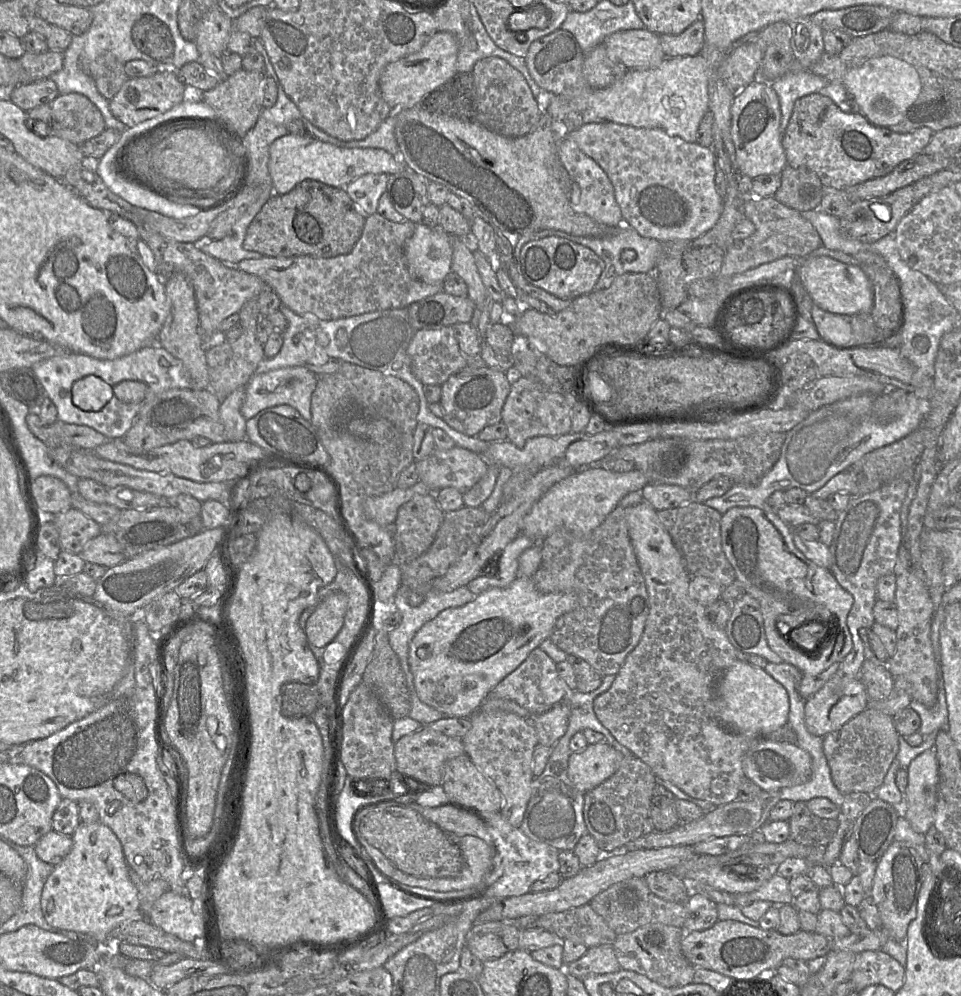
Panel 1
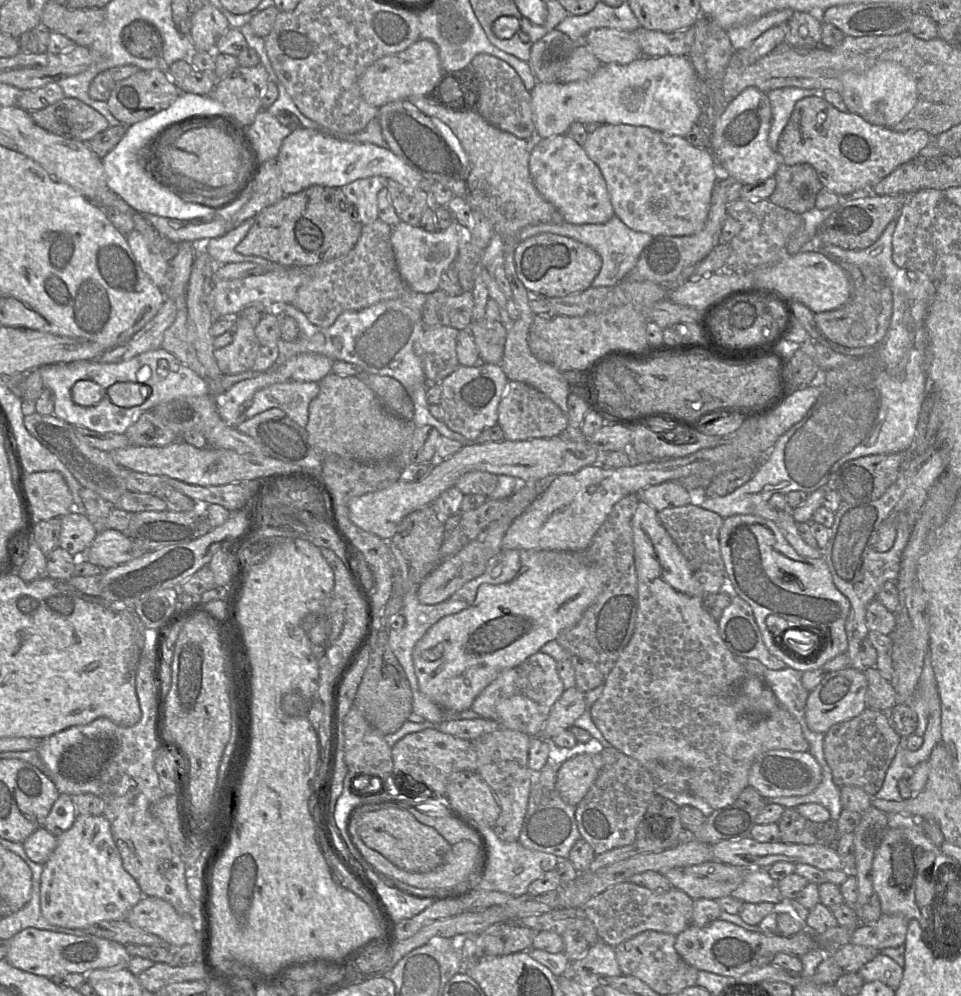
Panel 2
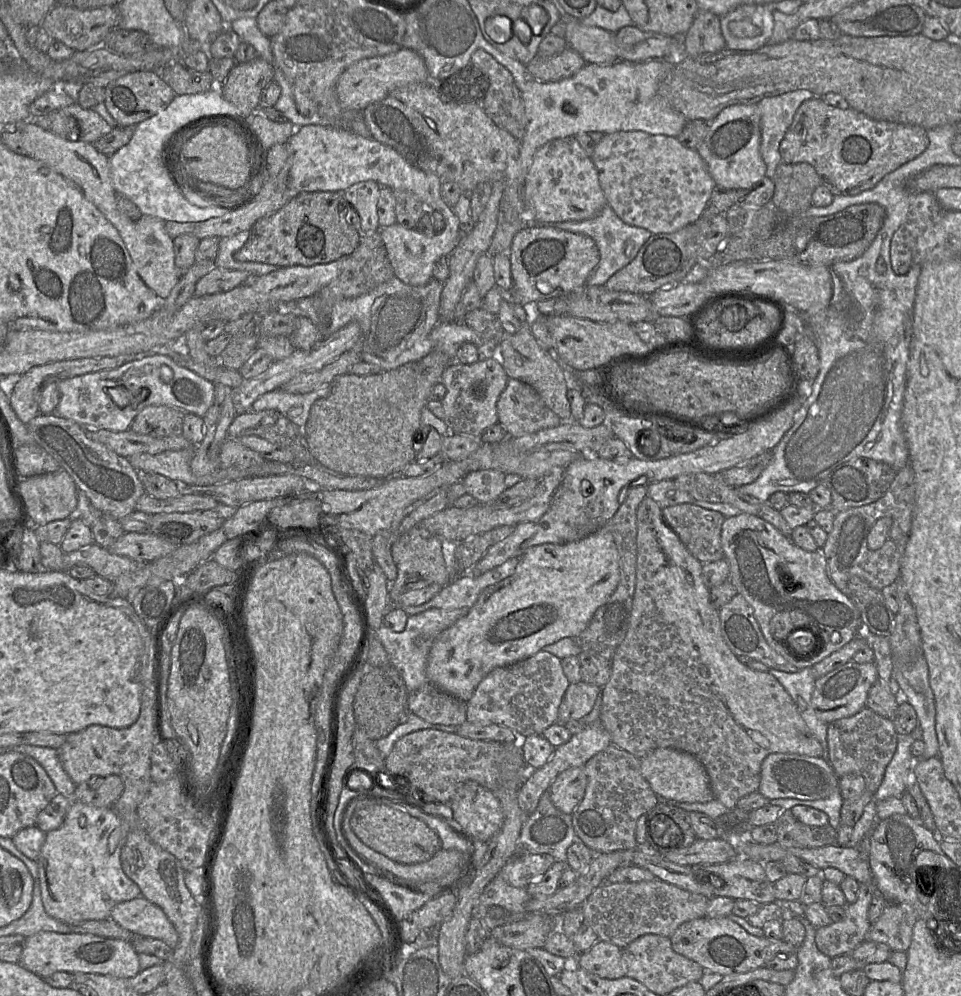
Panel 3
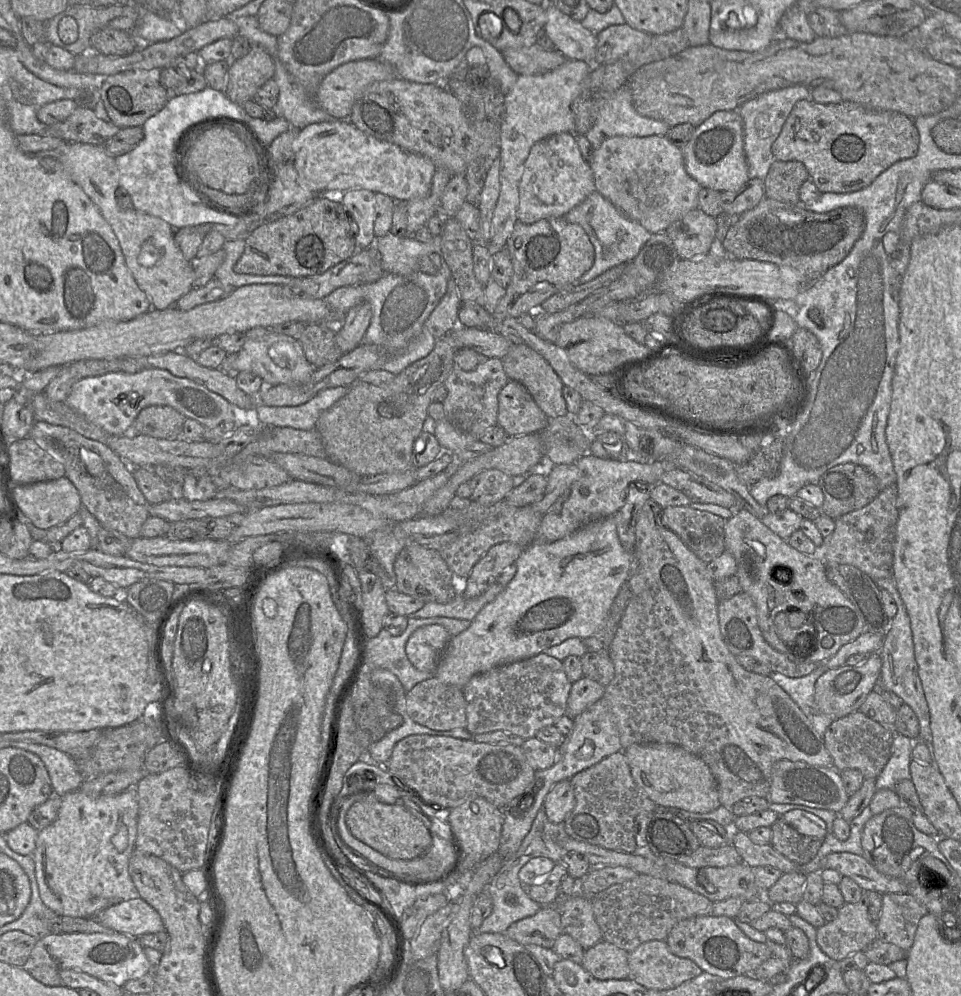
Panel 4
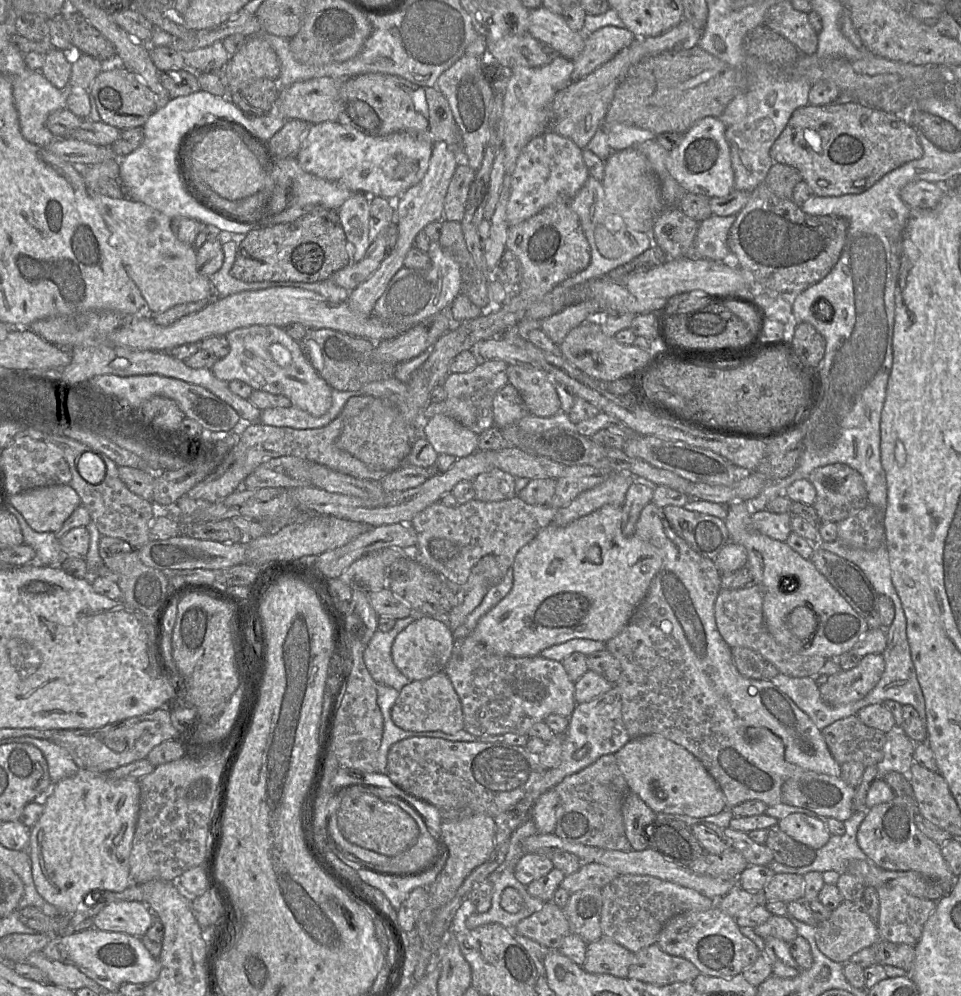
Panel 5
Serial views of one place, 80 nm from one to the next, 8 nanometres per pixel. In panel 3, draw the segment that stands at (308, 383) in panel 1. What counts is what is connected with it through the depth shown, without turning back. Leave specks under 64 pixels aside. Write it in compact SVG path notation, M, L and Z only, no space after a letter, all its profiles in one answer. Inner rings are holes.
M323 386L307 394L290 394L279 389L262 395L255 401L250 411L255 413L279 412L304 434L313 404L328 397L330 392L330 386Z

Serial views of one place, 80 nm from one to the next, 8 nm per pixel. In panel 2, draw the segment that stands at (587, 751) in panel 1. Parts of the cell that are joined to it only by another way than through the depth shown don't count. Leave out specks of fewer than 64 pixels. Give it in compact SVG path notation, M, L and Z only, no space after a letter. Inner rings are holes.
M582 753L566 759L560 766L556 789L561 798L577 806L595 782L602 767L599 753Z

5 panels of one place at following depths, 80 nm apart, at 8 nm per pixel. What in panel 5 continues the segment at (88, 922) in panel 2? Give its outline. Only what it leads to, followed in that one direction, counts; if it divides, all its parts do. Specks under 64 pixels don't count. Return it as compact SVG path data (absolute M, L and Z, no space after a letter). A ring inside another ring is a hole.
M79 769L78 773L72 777L60 780L52 784L52 789L48 792L48 797L44 802L44 810L31 828L29 855L31 858L33 880L38 893L50 904L56 906L60 913L73 914L84 896L93 890L108 890L120 892L132 884L139 884L132 880L129 866L129 856L132 848L132 841L135 834L138 813L140 808L140 784L137 780L112 779L107 774L92 772L85 769Z

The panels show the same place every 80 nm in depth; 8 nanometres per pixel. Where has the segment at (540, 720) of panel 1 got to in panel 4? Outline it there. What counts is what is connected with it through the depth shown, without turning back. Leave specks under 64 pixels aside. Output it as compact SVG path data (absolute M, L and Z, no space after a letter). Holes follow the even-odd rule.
M585 676L573 682L567 701L566 715L571 718L580 715L603 697L605 688Z

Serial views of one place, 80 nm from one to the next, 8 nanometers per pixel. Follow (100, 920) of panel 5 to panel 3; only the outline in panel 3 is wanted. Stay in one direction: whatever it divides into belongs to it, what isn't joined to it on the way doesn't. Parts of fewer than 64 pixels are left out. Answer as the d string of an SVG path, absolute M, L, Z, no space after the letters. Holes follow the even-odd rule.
M142 895L118 903L109 917L135 935L160 939L171 948L178 943L178 933L165 912Z

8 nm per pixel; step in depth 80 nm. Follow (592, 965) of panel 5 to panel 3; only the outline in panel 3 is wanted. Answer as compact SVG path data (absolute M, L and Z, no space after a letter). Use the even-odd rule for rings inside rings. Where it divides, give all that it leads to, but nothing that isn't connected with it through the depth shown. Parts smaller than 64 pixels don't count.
M598 940L589 950L580 953L575 960L579 968L600 978L619 979L626 976L622 948L612 943Z

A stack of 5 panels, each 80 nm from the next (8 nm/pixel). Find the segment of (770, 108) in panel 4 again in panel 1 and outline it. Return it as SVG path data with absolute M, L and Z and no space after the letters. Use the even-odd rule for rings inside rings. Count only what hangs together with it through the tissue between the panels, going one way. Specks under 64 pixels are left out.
M799 69L788 72L770 84L779 99L781 110L780 130L784 133L792 116L795 102L813 93L824 95L824 88L829 82L809 70Z

